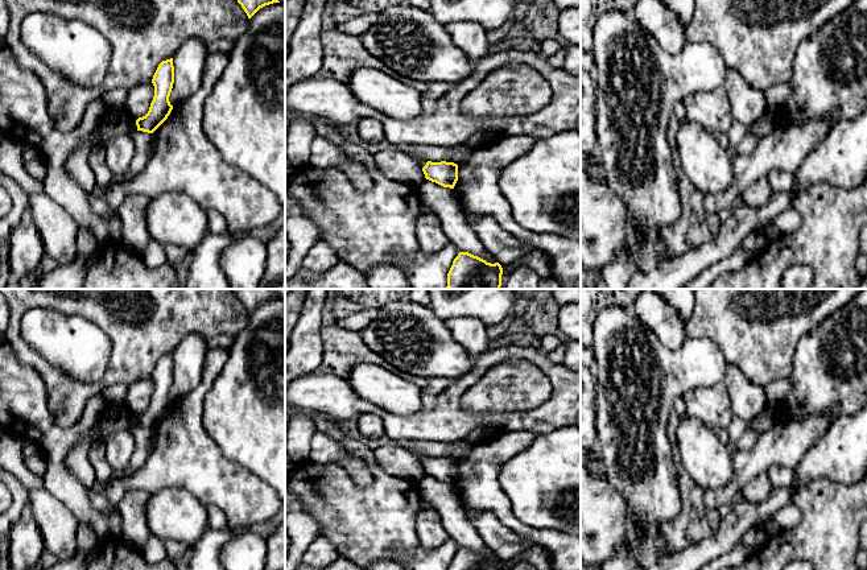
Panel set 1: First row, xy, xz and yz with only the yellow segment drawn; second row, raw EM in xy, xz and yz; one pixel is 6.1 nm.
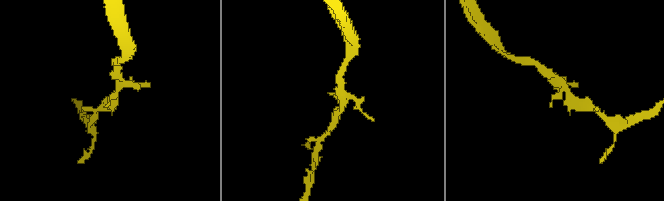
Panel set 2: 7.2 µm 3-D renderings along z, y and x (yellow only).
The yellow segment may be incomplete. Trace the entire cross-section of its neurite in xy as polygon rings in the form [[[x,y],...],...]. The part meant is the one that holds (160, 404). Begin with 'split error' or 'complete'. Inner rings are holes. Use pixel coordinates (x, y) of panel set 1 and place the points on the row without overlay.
complete | [[[173,354],[162,356],[152,375],[154,392],[145,412],[136,416],[137,426],[153,429],[170,410],[169,392],[174,379]]]

